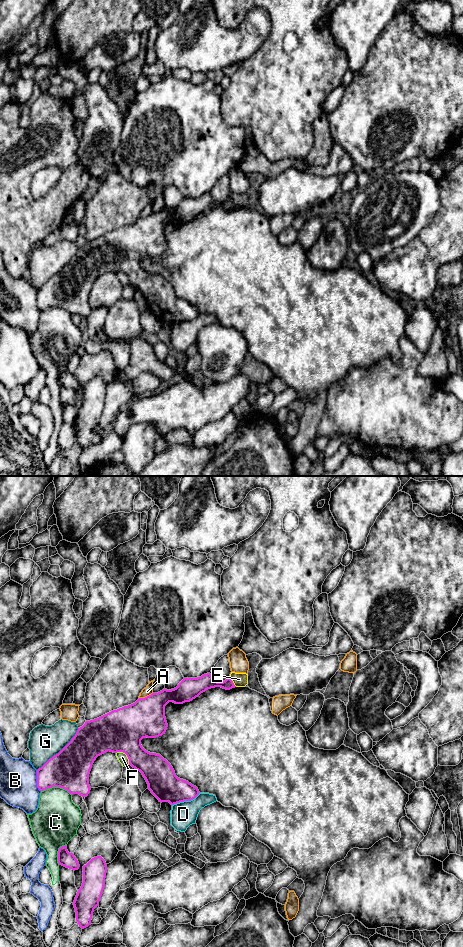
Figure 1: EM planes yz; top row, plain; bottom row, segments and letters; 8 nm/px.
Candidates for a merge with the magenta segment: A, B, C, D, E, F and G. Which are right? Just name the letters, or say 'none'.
none

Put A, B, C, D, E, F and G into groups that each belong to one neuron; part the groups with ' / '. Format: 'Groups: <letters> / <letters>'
Groups: A / B / C / D / E / F / G

